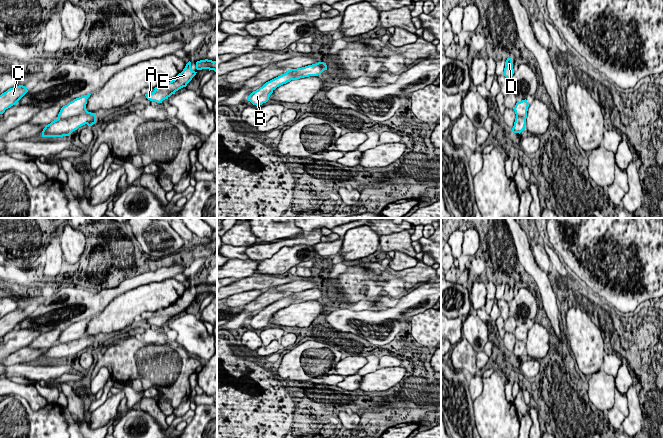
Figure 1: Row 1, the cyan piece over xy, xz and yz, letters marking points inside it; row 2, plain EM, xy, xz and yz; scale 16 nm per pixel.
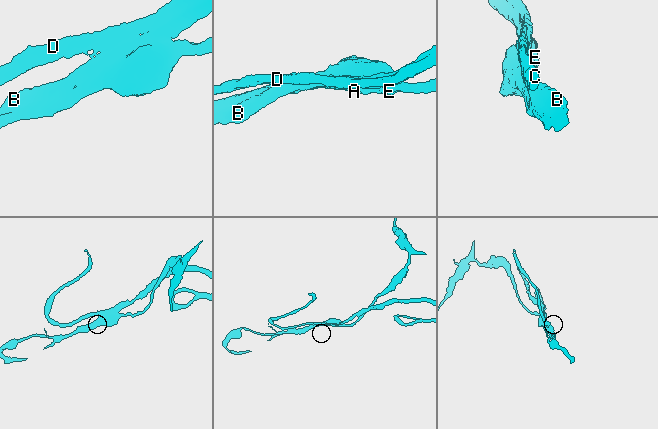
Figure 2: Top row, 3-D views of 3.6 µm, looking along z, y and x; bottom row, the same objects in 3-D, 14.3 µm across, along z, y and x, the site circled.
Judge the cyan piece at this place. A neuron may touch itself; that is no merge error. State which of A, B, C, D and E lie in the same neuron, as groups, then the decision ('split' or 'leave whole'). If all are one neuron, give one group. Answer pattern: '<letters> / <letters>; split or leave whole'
A E / B C D; split

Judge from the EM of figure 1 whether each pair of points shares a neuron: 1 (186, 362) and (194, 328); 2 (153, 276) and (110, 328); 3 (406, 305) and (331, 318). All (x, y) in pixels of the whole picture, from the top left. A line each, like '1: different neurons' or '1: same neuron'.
1: different neurons
2: different neurons
3: same neuron

